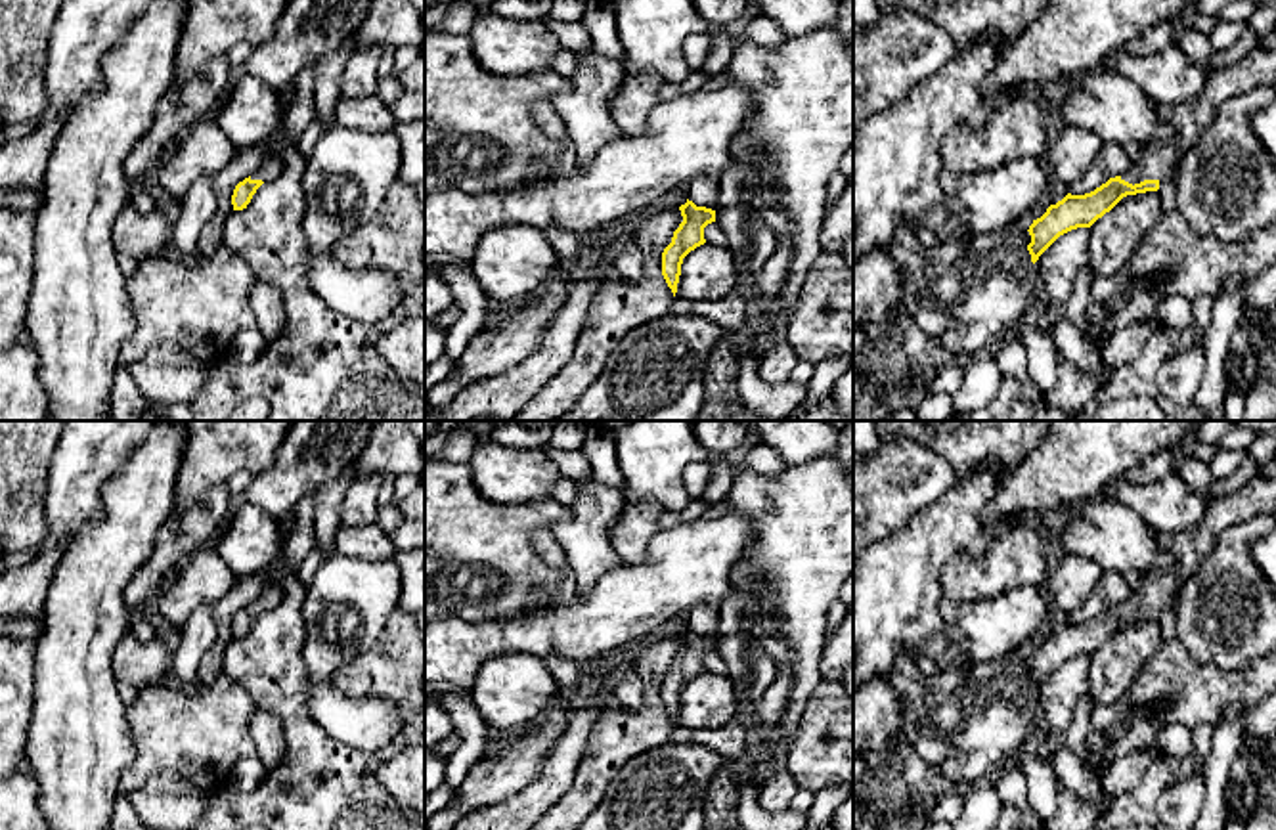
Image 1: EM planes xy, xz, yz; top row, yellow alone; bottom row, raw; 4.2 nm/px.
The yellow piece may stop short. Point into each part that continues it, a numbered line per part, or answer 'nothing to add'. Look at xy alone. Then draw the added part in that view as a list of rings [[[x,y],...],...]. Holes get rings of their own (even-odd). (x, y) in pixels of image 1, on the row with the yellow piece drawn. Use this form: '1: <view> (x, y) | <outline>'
1: xy (272, 167) | [[[277,157],[268,159],[262,163],[262,166],[251,174],[251,180],[262,180],[262,182],[272,182],[275,180],[283,170],[283,161]]]

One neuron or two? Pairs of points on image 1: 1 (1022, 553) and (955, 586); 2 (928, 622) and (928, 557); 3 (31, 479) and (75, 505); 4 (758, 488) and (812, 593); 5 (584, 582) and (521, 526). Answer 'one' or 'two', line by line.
1: one
2: one
3: two
4: one
5: two

